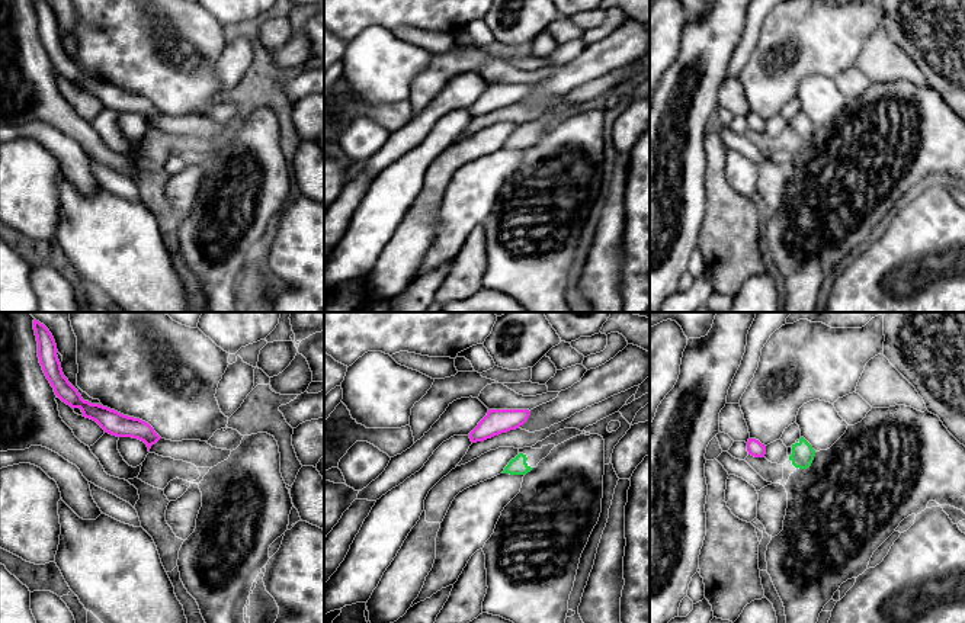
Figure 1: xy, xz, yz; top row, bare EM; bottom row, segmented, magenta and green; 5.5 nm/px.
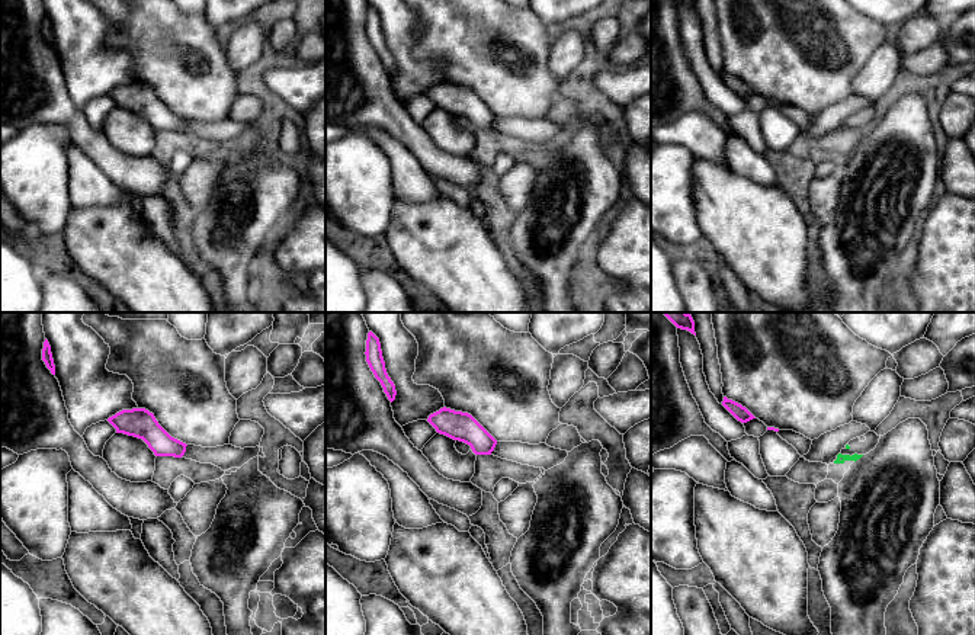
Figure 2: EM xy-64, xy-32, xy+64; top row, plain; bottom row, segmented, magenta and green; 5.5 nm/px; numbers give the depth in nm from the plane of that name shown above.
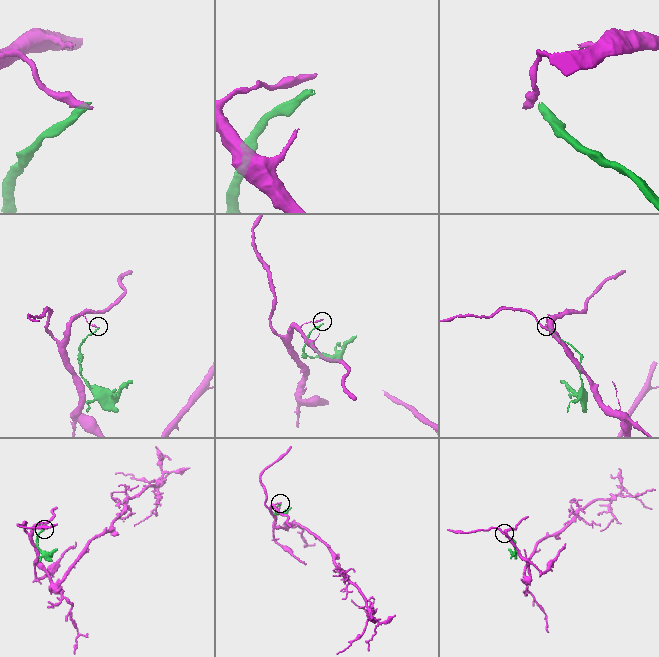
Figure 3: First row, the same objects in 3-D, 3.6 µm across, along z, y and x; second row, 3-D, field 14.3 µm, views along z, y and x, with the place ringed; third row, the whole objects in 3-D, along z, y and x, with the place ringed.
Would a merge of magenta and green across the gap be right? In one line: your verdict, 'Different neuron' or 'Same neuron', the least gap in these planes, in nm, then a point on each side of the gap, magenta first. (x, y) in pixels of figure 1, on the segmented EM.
Different neuron. Distance 140 nm. Across: yz (765, 453), (789, 456)

